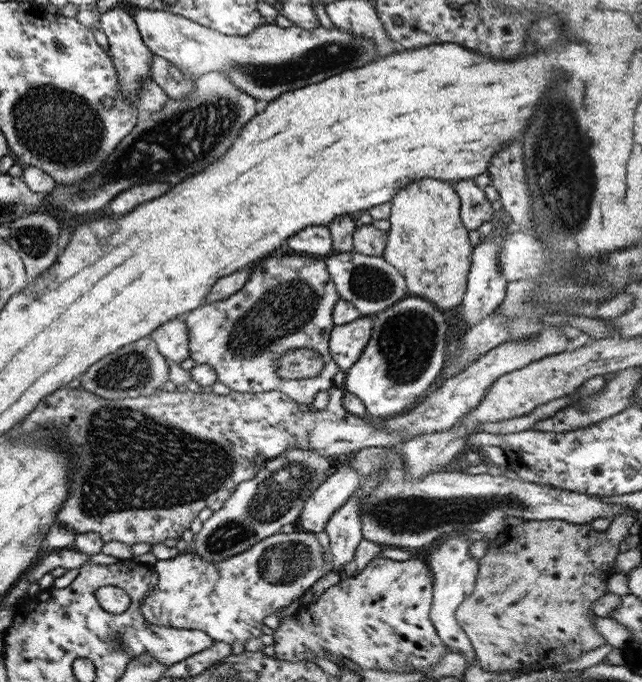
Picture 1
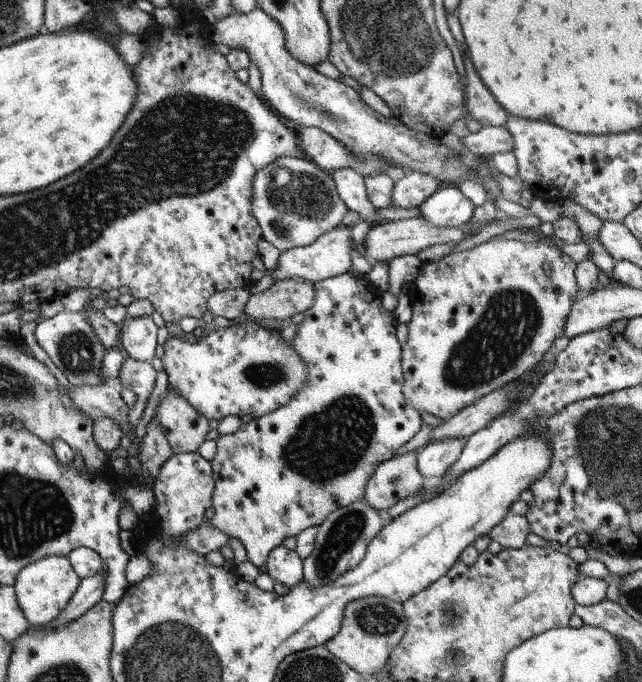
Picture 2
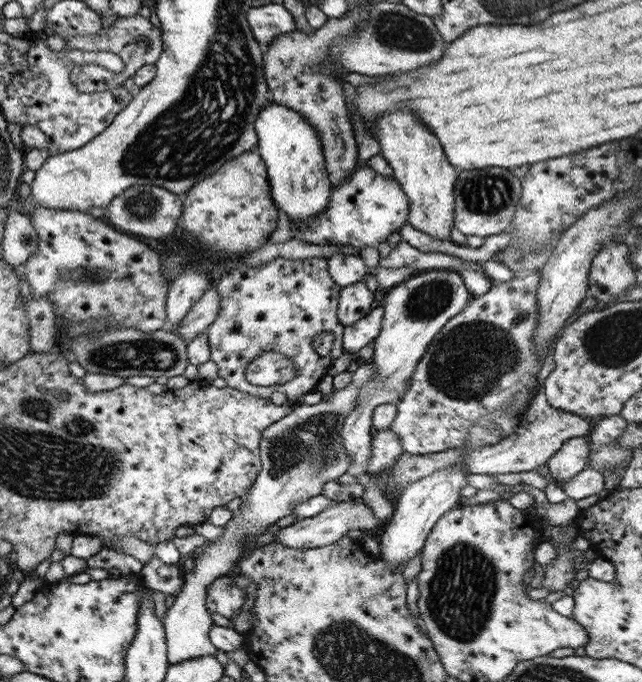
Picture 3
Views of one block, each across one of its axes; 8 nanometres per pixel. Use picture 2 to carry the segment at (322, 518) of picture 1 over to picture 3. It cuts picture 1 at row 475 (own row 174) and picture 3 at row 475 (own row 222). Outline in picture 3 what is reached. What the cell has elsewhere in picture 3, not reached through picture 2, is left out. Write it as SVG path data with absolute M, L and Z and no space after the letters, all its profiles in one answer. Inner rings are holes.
M391 429L372 431L370 437L370 457L364 464L369 476L377 476L385 472L394 460L404 451L400 447L400 438Z

